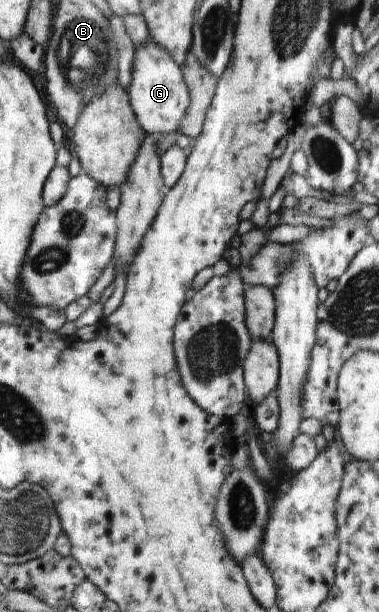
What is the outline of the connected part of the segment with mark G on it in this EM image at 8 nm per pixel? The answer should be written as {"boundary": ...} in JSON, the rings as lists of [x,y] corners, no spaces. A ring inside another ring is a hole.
{"boundary":[[[152,40],[135,49],[130,82],[131,85],[126,90],[129,94],[129,103],[145,133],[165,135],[178,131],[179,123],[189,107],[189,90],[180,66],[173,61],[168,51]]]}

